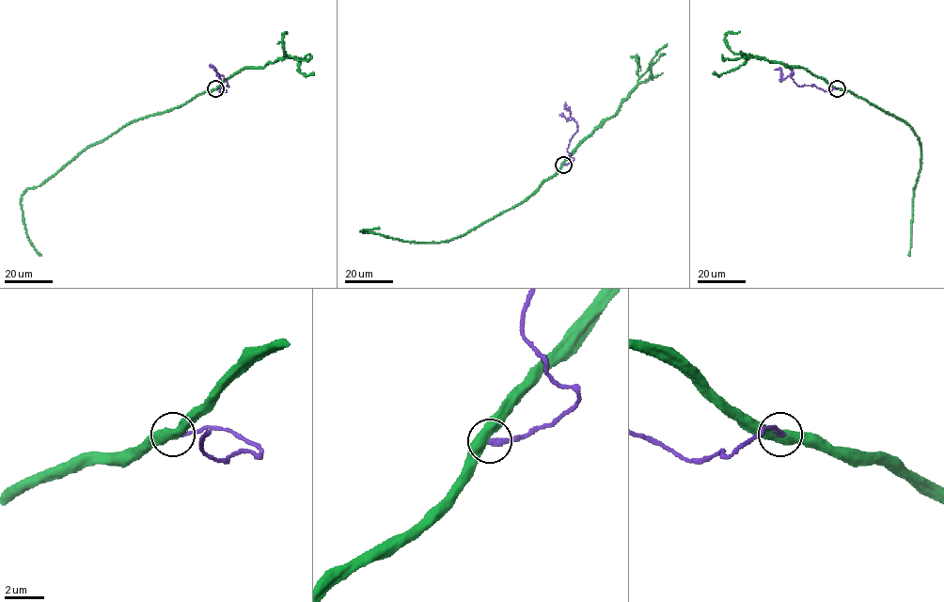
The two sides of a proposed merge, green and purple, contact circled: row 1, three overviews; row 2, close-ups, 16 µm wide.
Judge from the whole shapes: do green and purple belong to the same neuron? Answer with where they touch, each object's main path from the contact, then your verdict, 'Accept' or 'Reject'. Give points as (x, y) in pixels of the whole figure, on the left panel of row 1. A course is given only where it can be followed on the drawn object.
Place: (215, 88). Course of green: (215, 88), (172, 109), (128, 123), (90, 144), (39, 185), (29, 188), (22, 197), (23, 221), (40, 256). Course of purple: (215, 88), (226, 91), (220, 91), (220, 86), (228, 87), (214, 70). Reject

